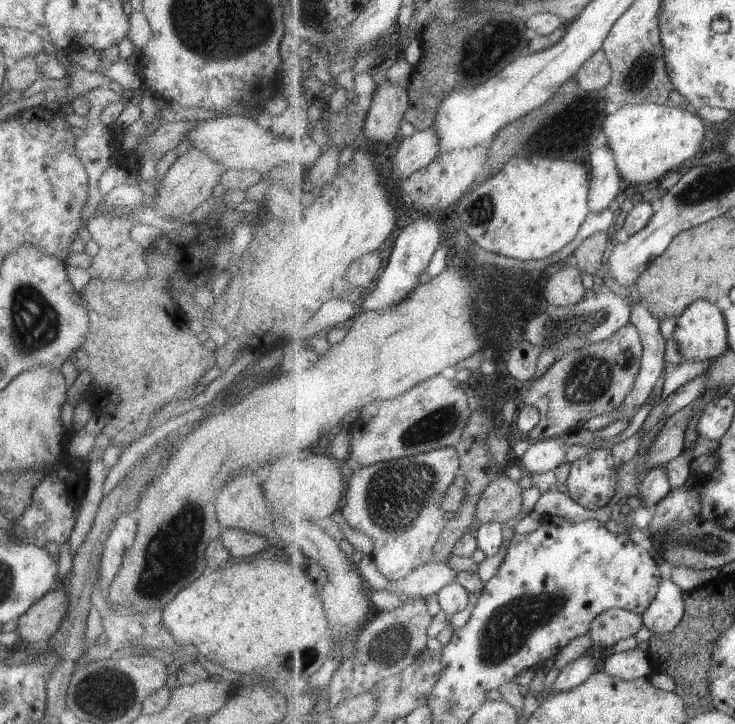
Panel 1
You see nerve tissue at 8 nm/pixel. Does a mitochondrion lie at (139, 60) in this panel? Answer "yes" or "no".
no

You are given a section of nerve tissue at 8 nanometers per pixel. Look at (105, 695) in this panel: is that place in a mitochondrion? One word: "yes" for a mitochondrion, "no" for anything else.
yes

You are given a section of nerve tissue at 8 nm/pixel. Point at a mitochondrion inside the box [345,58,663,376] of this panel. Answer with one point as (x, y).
(567, 327)

